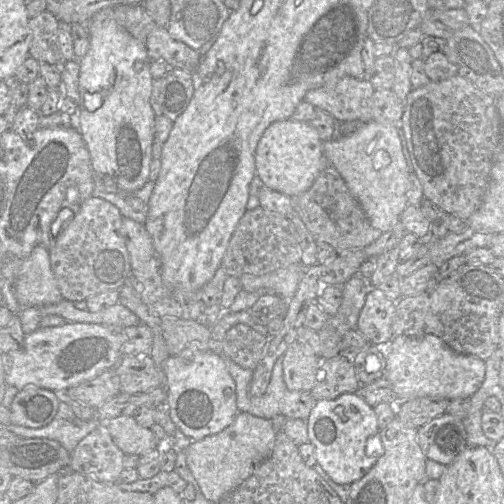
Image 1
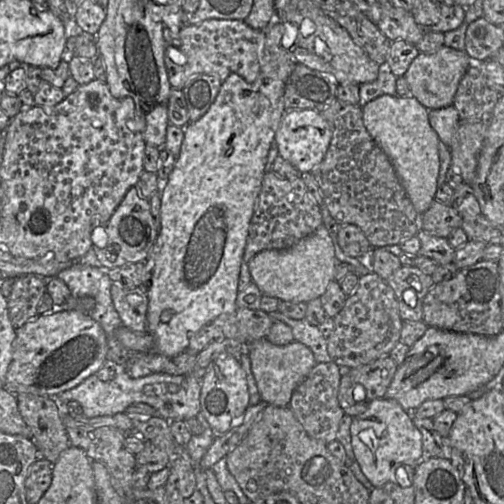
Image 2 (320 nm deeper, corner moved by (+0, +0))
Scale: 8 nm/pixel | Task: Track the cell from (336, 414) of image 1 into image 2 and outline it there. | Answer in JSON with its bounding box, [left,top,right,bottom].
[351,399,425,486]

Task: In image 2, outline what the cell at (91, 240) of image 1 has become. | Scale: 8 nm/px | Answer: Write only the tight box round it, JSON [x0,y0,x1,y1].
[92,187,158,271]

